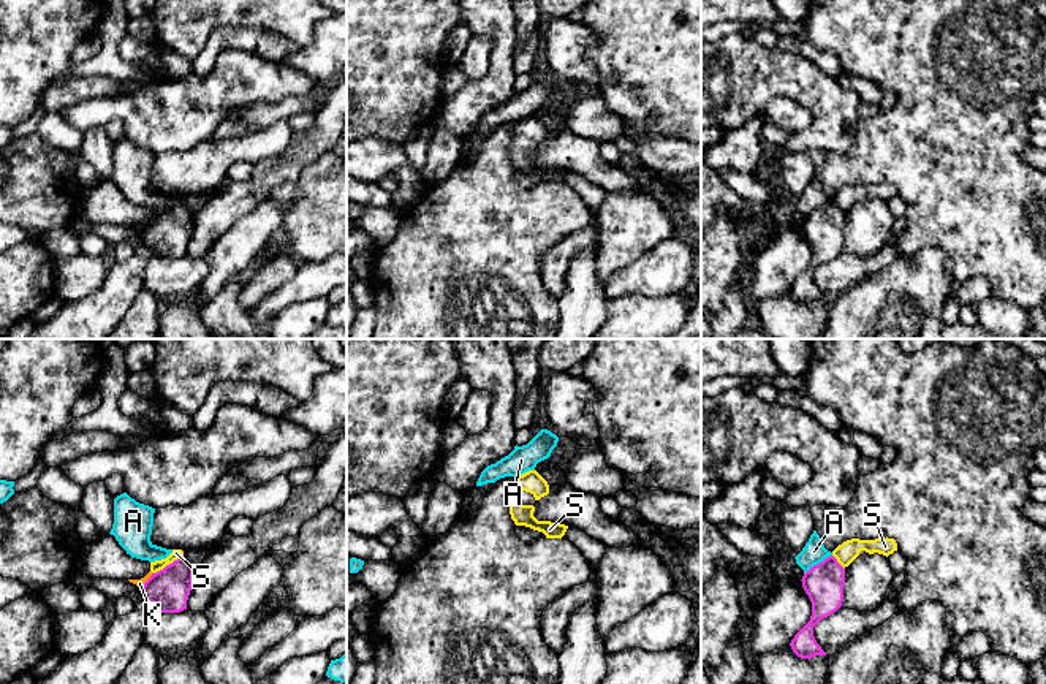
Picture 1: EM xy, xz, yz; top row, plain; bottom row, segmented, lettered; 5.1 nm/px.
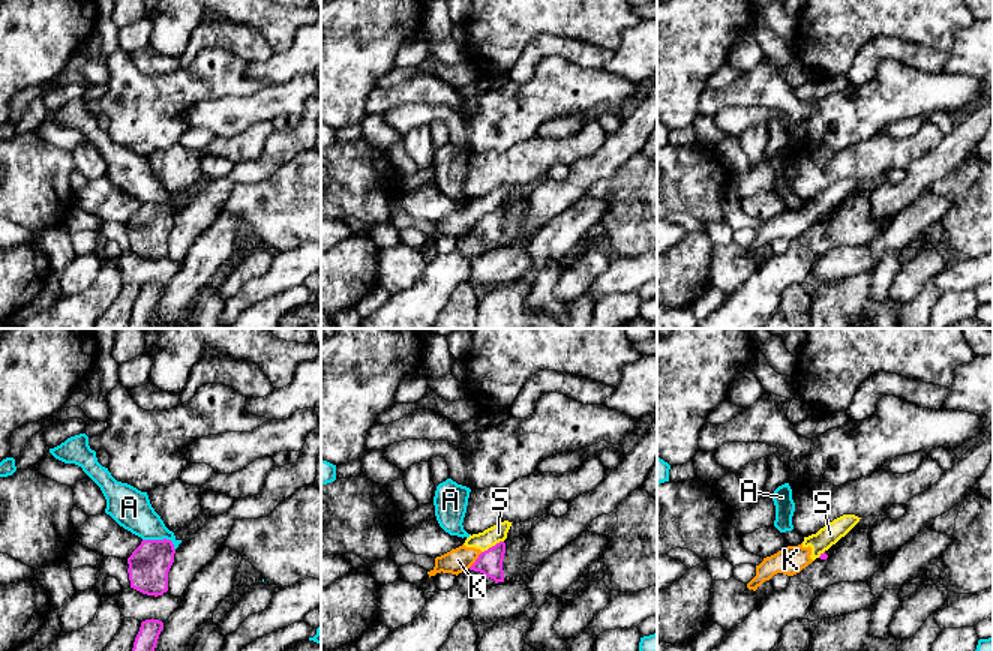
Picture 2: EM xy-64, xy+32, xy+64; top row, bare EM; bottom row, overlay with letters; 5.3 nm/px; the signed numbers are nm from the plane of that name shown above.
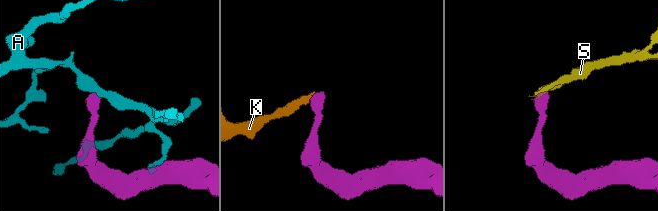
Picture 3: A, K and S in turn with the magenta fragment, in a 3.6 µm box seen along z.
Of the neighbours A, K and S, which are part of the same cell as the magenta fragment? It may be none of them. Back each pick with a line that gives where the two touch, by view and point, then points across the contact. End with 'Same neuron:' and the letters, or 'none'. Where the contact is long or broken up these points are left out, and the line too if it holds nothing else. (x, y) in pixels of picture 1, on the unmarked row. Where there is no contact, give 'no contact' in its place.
Same neuron: none

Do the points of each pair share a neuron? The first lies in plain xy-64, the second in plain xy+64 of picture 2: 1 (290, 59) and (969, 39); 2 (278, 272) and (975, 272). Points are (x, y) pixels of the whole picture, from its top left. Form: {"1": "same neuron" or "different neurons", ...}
{"1": "same neuron", "2": "same neuron"}

